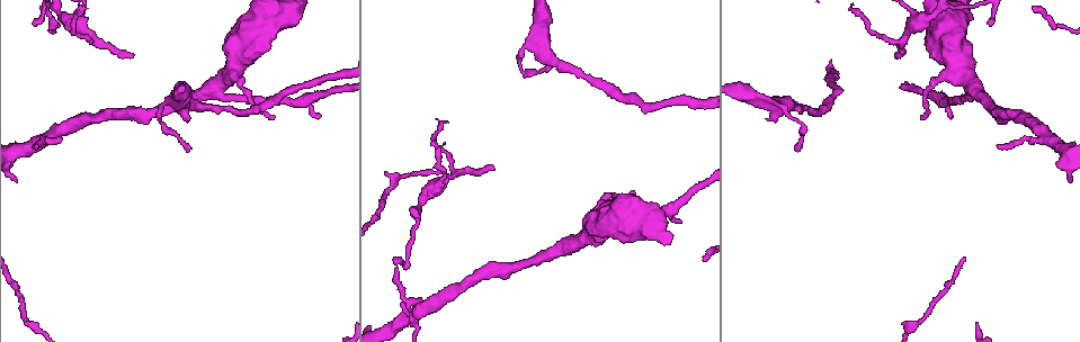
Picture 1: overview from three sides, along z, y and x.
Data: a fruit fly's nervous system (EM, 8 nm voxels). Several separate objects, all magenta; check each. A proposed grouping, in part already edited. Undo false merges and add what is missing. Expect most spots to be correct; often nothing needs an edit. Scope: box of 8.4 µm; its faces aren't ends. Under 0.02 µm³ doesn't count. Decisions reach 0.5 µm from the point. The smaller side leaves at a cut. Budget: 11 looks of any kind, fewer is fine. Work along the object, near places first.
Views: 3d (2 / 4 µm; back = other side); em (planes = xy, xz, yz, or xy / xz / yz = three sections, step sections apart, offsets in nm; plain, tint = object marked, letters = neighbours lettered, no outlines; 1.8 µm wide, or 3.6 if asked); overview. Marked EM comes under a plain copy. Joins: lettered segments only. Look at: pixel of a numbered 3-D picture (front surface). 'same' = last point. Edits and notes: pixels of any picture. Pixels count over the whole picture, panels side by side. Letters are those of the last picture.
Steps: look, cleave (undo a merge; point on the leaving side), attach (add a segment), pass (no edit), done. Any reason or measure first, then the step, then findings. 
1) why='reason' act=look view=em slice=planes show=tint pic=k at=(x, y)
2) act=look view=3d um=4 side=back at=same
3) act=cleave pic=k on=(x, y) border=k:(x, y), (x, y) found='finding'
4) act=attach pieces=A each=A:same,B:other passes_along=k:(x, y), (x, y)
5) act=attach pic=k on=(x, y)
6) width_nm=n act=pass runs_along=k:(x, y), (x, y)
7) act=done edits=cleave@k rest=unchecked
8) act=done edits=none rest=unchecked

why='branch point' act=look view=em slice=xz step=16 show=tint pic=1 at=(917, 24)

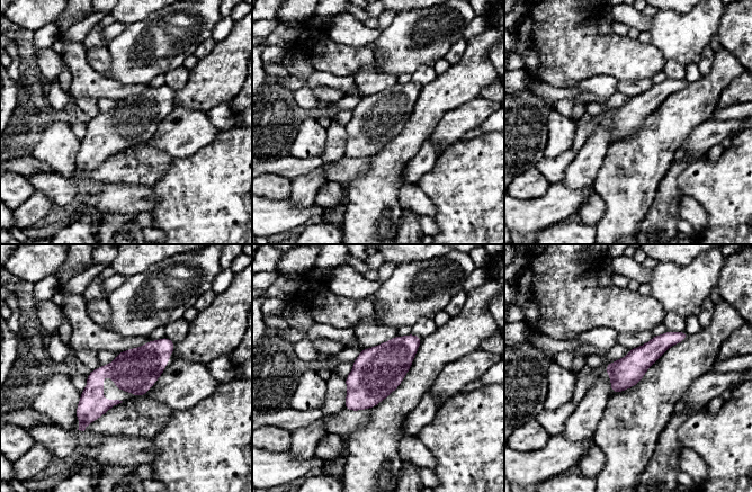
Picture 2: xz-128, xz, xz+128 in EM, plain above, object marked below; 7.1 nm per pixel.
why='cut it another way' act=look view=em slice=planes show=letters at=same

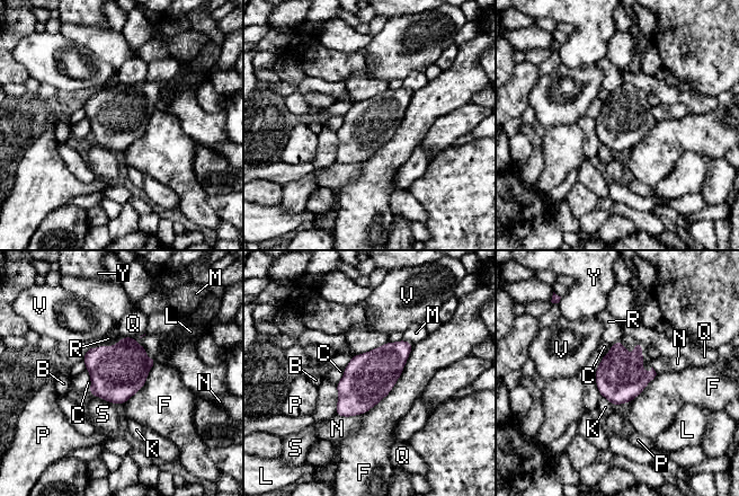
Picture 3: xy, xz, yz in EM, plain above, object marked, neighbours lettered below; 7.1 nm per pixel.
width_nm=360 longest_contact=F:650nm act=pass each=B:other,C:other,F:other,K:other,L:other,M:other,N:other,P:other,Q:other,R:other,S:other,V:other,Y:other found='one cell here'

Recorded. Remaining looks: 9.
why='thin end' act=look view=em slice=xz step=4 show=letters pic=1 at=(37, 146)

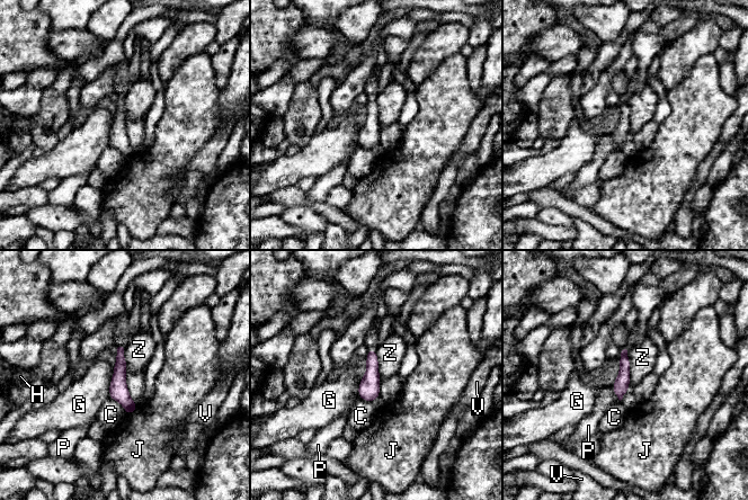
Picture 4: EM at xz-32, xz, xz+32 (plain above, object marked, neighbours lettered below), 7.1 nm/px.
longest_contact=Z:380nm act=pass each=C:other,G:other,H:other,J:other,P:other,V:other,Z:other found='no lettered segment goes on from it'

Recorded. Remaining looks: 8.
why='sharp bend' act=look view=3d um=2 pic=1 at=(971, 85)

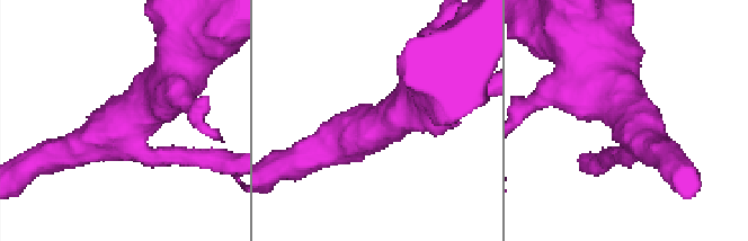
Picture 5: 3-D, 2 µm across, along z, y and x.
arms=3 arm_widths_nm=160,280,550 act=look view=em slice=yz step=8 show=tint pic=5 at=(386, 121)

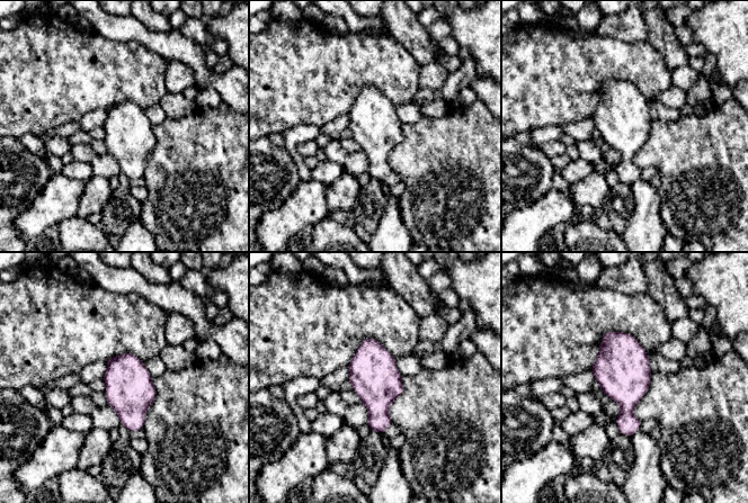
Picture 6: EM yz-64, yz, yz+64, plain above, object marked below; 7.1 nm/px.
act=look view=em slice=planes show=letters at=same

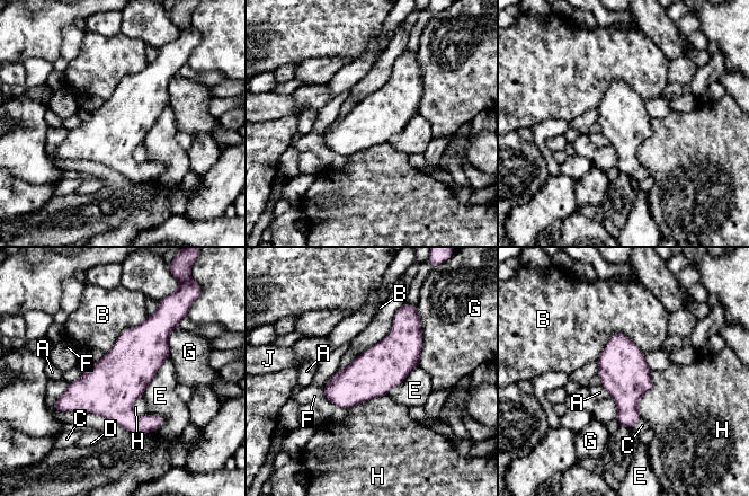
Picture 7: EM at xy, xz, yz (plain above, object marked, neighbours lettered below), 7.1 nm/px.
longest_contact=G:400nm act=pass each=A:other,B:other,C:other,D:other,E:other,F:other,G:other,H:other,J:other border=7:(163, 417), (159, 427), (143, 435) found='continuous, no second cell'

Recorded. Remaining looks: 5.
act=done edits=none rest=unchecked

